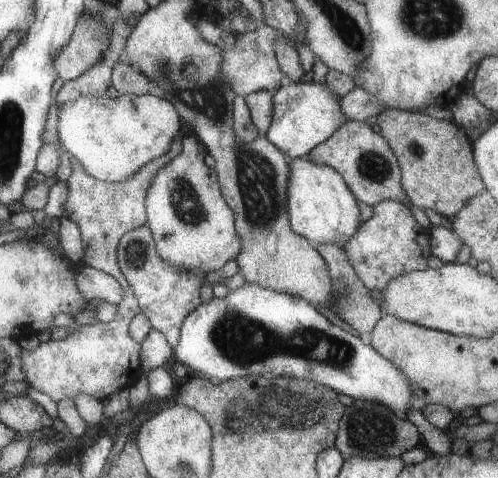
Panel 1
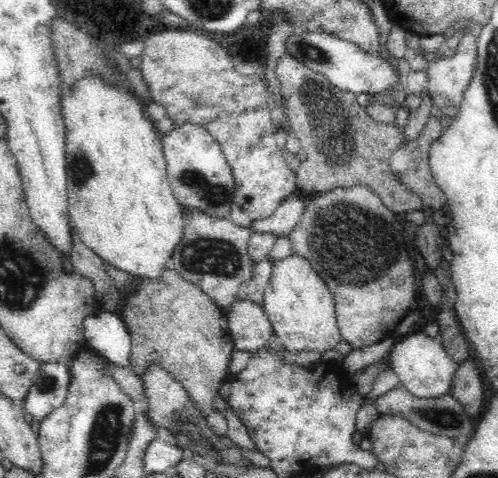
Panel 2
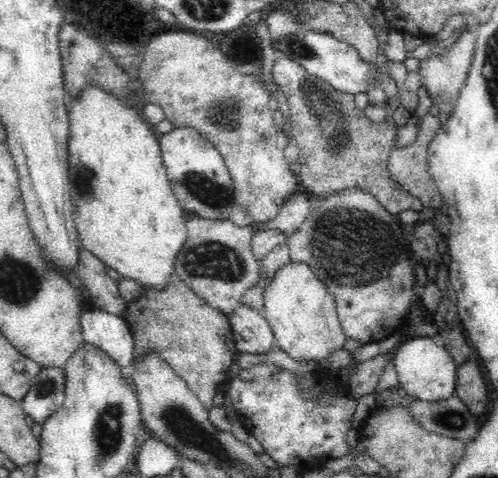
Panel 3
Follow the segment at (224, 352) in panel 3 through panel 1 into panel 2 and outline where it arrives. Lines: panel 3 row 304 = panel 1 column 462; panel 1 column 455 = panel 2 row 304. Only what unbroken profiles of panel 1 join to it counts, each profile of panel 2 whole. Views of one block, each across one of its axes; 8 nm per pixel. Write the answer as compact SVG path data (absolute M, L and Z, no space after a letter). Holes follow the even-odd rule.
M166 268L162 280L136 280L136 292L124 298L122 320L132 334L130 364L140 376L150 362L164 366L182 382L192 400L208 416L216 394L226 386L230 376L230 360L236 352L228 328L226 312L216 306L198 286L186 282L176 270Z

